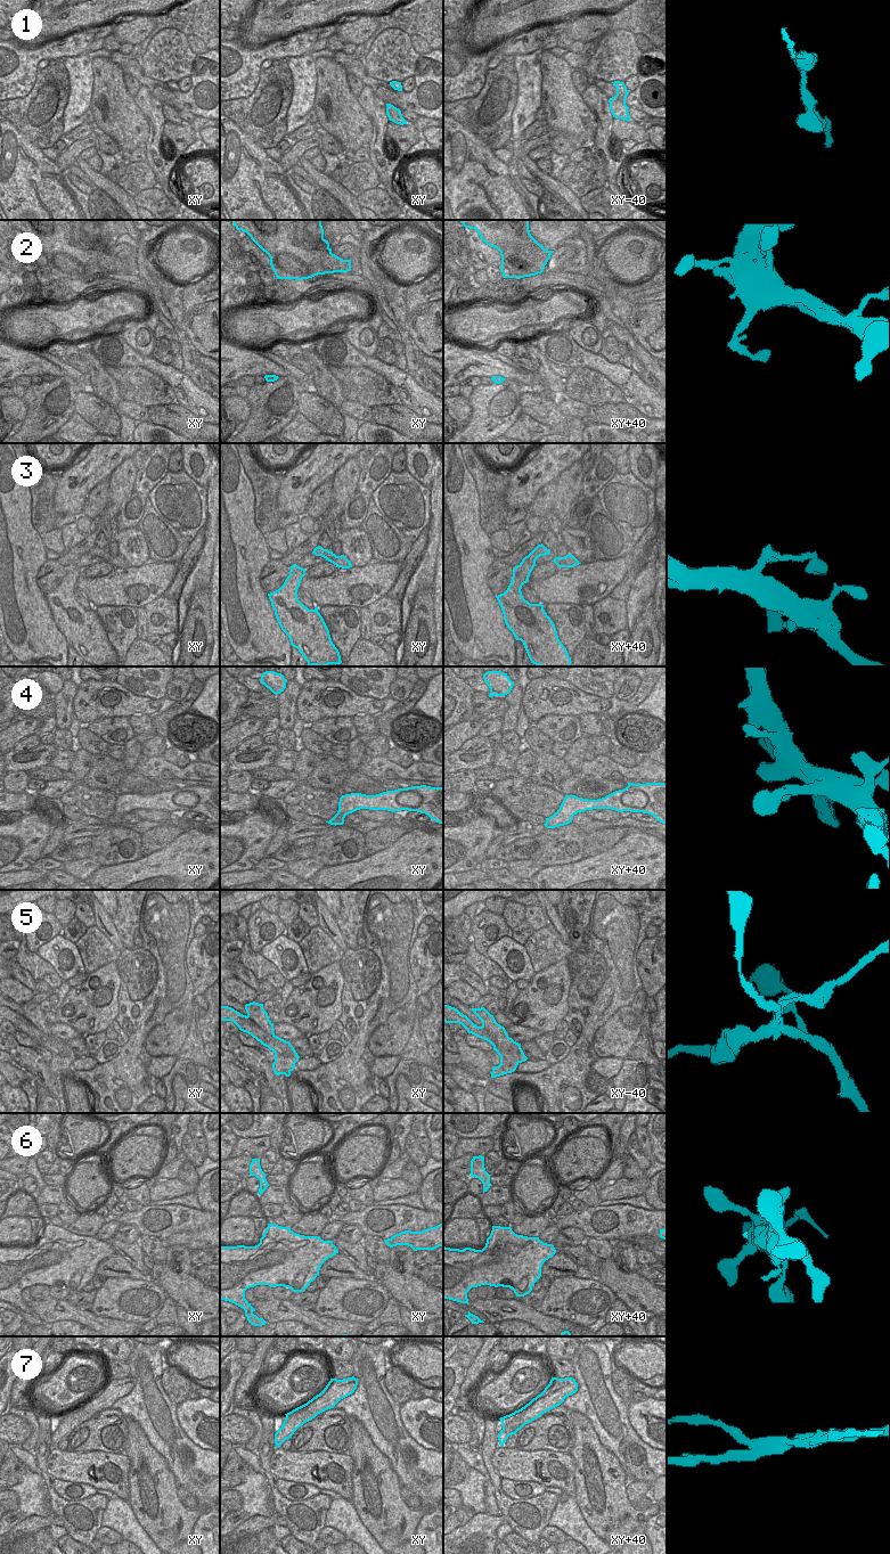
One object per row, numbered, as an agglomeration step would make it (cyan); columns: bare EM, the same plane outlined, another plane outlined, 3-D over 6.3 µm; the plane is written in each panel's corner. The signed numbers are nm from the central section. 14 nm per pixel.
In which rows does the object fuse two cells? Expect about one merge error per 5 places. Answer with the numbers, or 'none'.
5, 7

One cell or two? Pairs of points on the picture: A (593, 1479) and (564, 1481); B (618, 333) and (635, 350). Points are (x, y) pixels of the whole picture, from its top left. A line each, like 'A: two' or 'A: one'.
A: two
B: one

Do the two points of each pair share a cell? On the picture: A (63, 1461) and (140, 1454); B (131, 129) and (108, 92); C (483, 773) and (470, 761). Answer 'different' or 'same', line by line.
A: different
B: same
C: different

